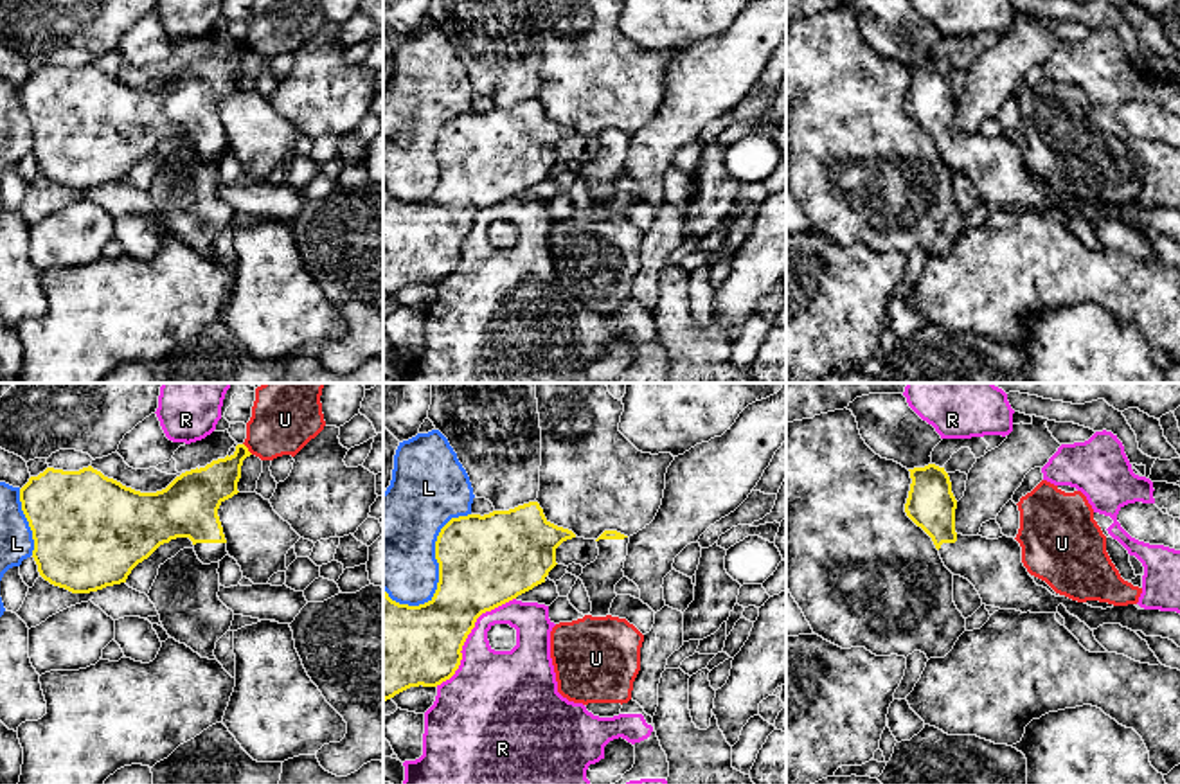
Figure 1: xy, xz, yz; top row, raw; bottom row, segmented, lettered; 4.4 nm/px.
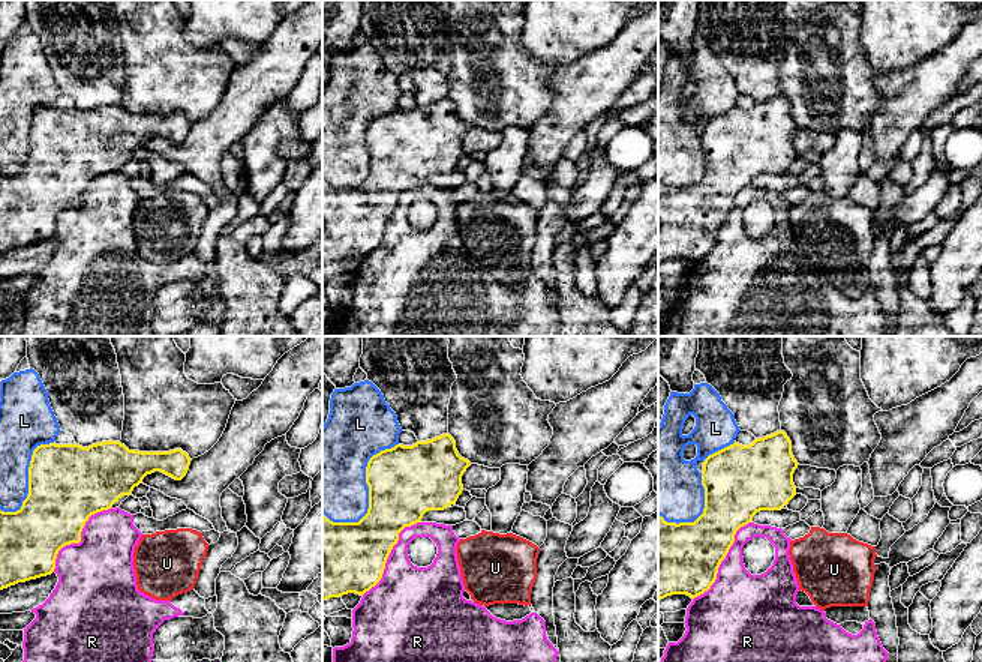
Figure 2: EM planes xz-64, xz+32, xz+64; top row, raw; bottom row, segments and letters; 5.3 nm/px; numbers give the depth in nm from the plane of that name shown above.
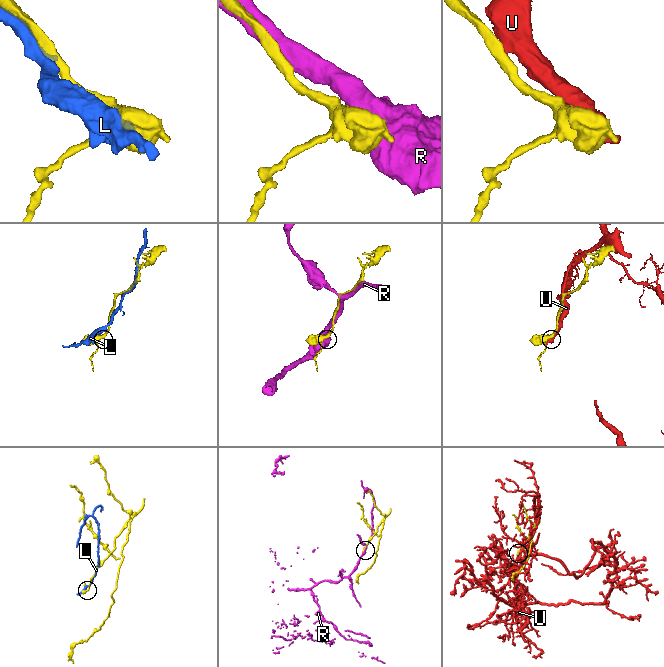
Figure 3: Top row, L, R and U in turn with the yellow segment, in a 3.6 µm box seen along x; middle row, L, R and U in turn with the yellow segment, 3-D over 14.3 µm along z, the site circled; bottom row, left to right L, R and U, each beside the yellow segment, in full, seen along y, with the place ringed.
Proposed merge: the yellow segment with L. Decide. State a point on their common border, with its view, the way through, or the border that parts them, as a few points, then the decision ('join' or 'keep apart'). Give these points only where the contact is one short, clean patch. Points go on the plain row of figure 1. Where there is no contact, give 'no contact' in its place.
meets yellow in xz at (439, 166); keep apart

